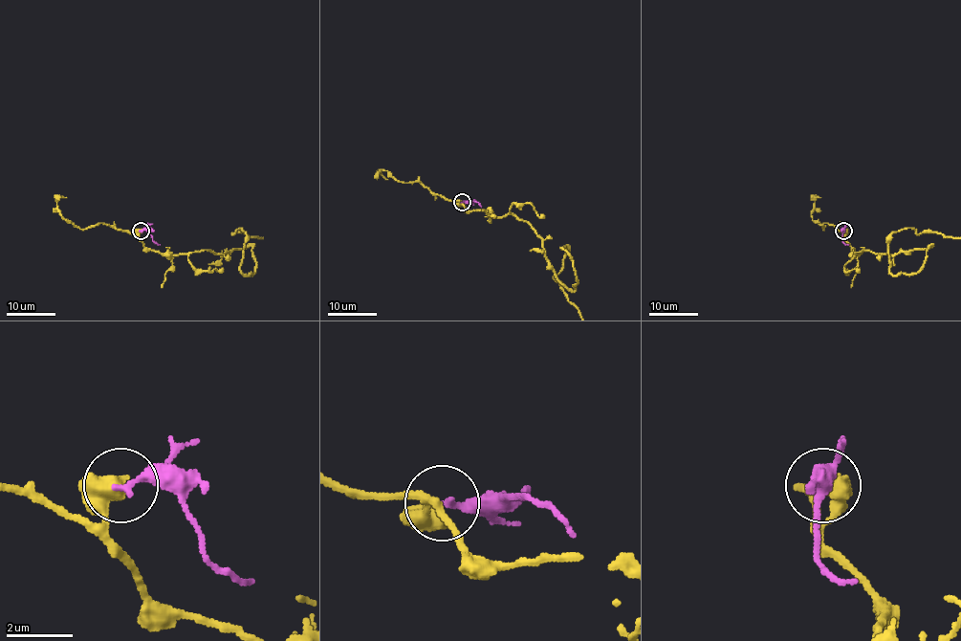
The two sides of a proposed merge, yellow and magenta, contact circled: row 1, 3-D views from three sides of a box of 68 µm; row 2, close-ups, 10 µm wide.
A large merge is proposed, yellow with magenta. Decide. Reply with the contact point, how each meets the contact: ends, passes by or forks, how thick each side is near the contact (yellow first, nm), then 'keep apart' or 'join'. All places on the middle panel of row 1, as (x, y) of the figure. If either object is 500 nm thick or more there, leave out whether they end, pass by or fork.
place (462, 202); yellow passes by; magenta ends; calibres 460 and 240 nm; keep apart

